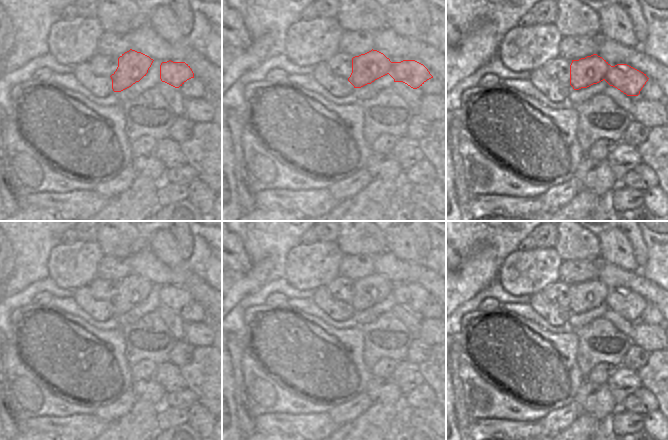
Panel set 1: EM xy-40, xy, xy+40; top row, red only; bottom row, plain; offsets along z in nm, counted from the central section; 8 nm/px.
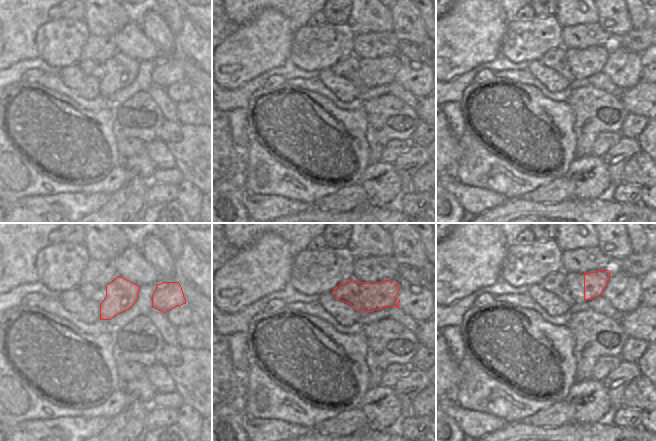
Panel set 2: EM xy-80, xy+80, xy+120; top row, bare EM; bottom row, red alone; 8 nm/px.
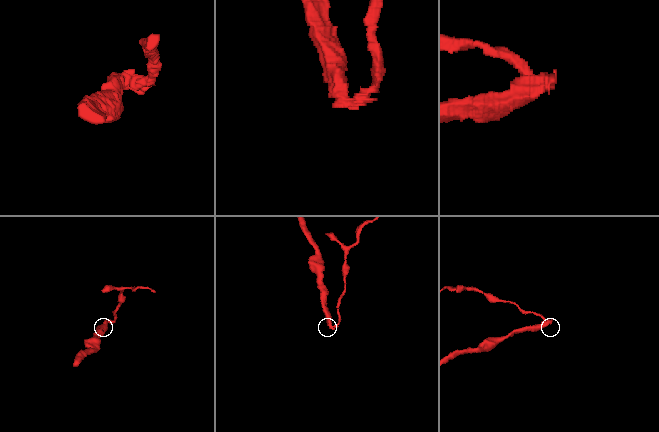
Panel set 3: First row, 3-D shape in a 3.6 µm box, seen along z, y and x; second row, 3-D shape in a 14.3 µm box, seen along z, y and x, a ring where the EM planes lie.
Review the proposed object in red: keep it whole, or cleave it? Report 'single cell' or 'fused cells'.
fused cells

